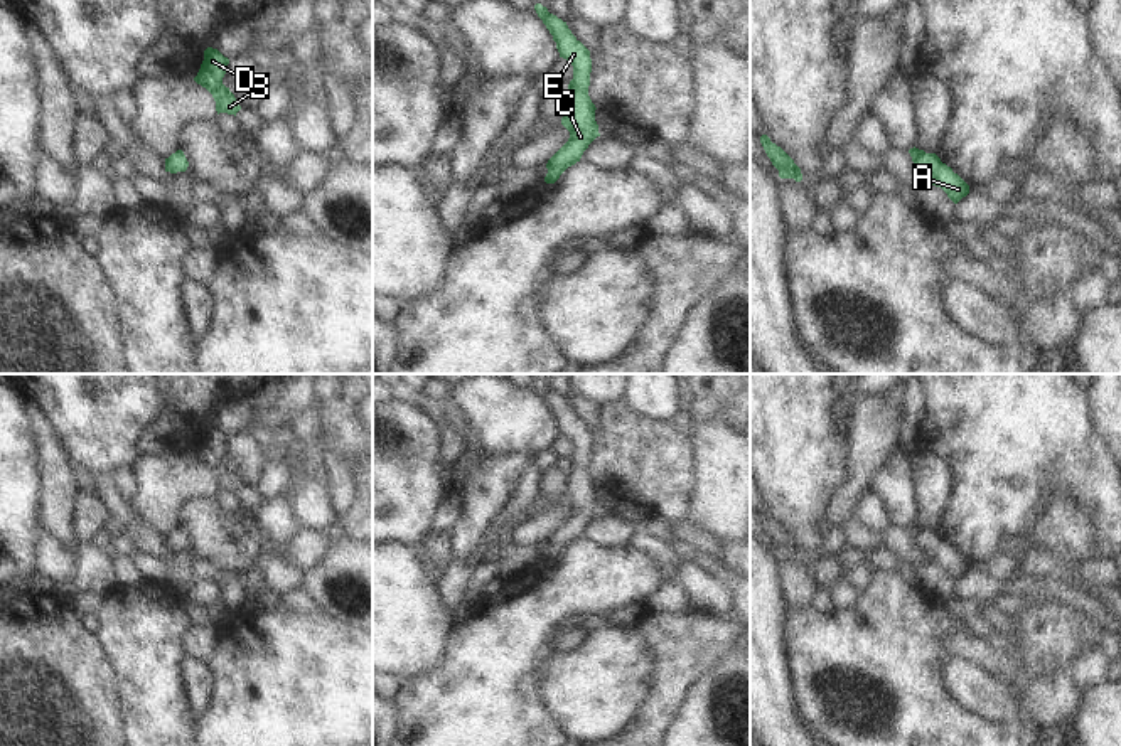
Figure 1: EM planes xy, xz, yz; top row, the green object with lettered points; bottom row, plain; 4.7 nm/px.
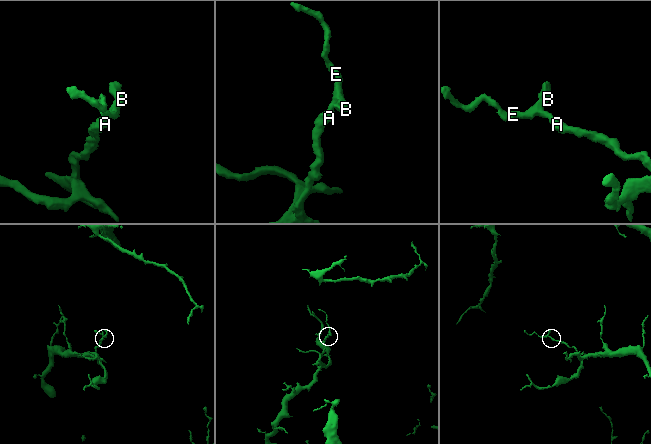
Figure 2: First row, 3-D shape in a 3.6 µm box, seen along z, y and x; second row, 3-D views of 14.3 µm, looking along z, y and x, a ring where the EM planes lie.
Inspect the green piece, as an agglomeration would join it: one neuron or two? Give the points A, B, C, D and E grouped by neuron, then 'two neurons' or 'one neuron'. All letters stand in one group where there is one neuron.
A B C D E; one neuron

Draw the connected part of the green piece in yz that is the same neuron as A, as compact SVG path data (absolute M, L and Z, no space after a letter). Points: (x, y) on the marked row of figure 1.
M915 147L909 153L915 168L924 170L932 185L941 187L954 204L969 194L969 185L951 167L942 163L936 153L925 153Z

